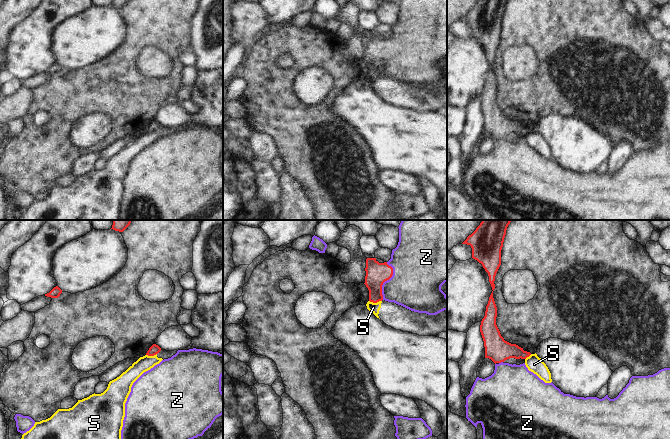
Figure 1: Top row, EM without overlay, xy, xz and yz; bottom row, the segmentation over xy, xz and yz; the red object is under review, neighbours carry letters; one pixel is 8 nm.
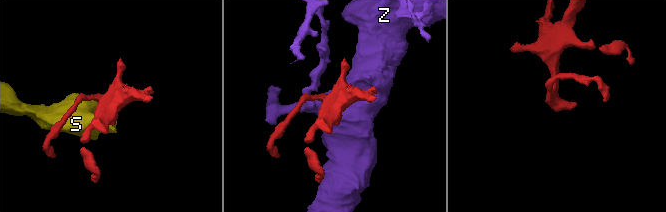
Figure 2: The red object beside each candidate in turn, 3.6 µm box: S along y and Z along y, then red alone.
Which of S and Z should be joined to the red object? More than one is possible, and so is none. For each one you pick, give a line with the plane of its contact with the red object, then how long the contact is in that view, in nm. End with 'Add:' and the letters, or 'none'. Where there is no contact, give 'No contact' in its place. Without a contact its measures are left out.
Z: Touches red in xz. Shared border 300 nm
Add: Z

